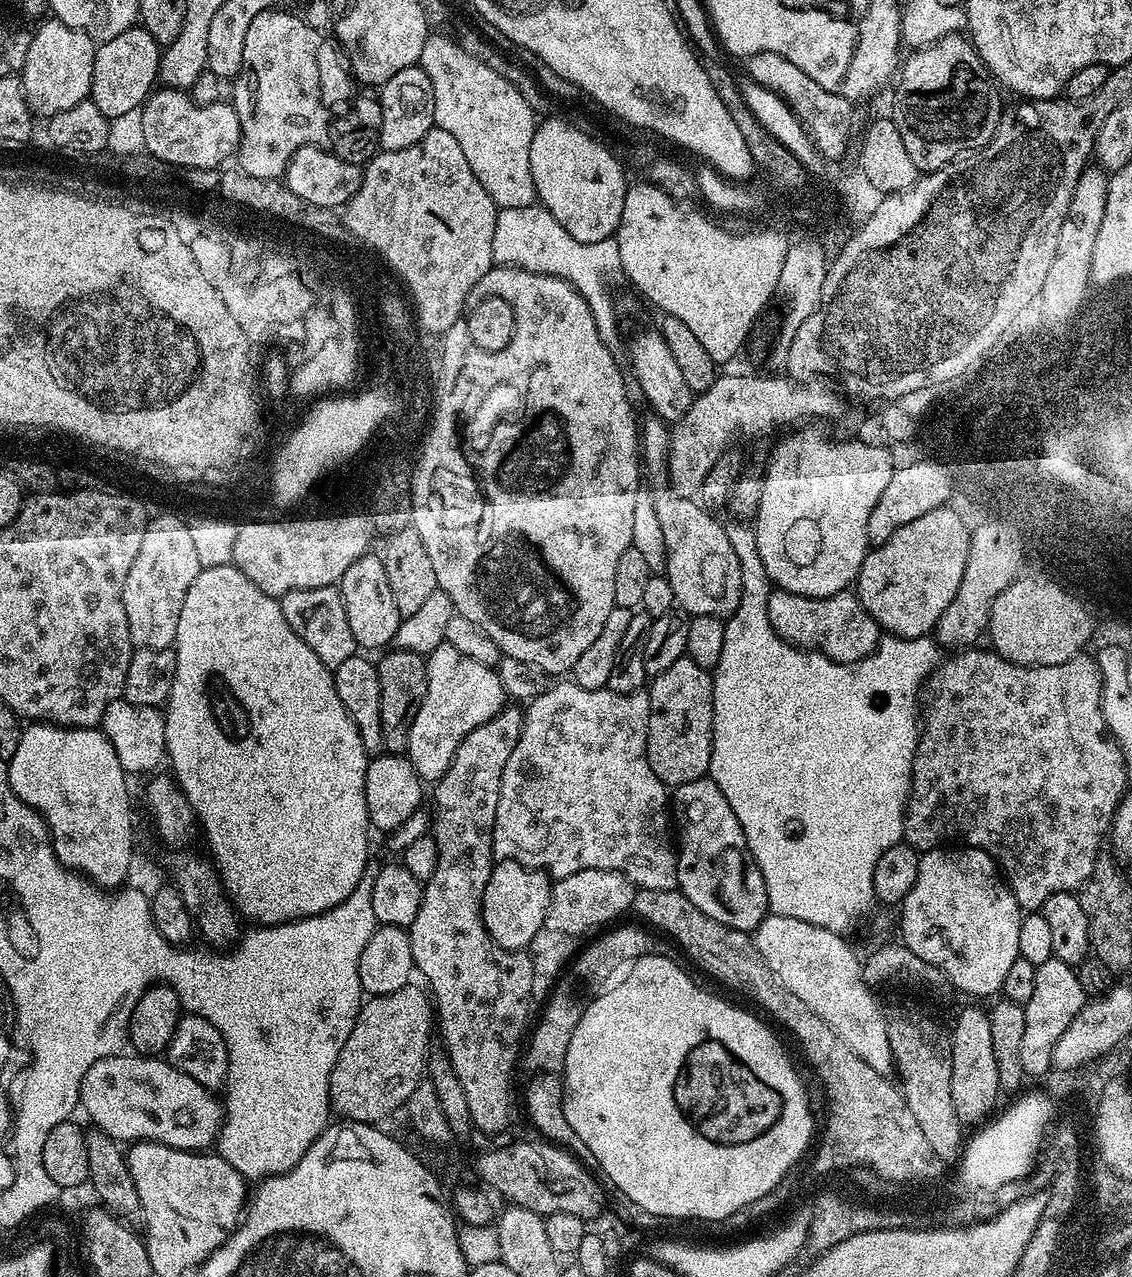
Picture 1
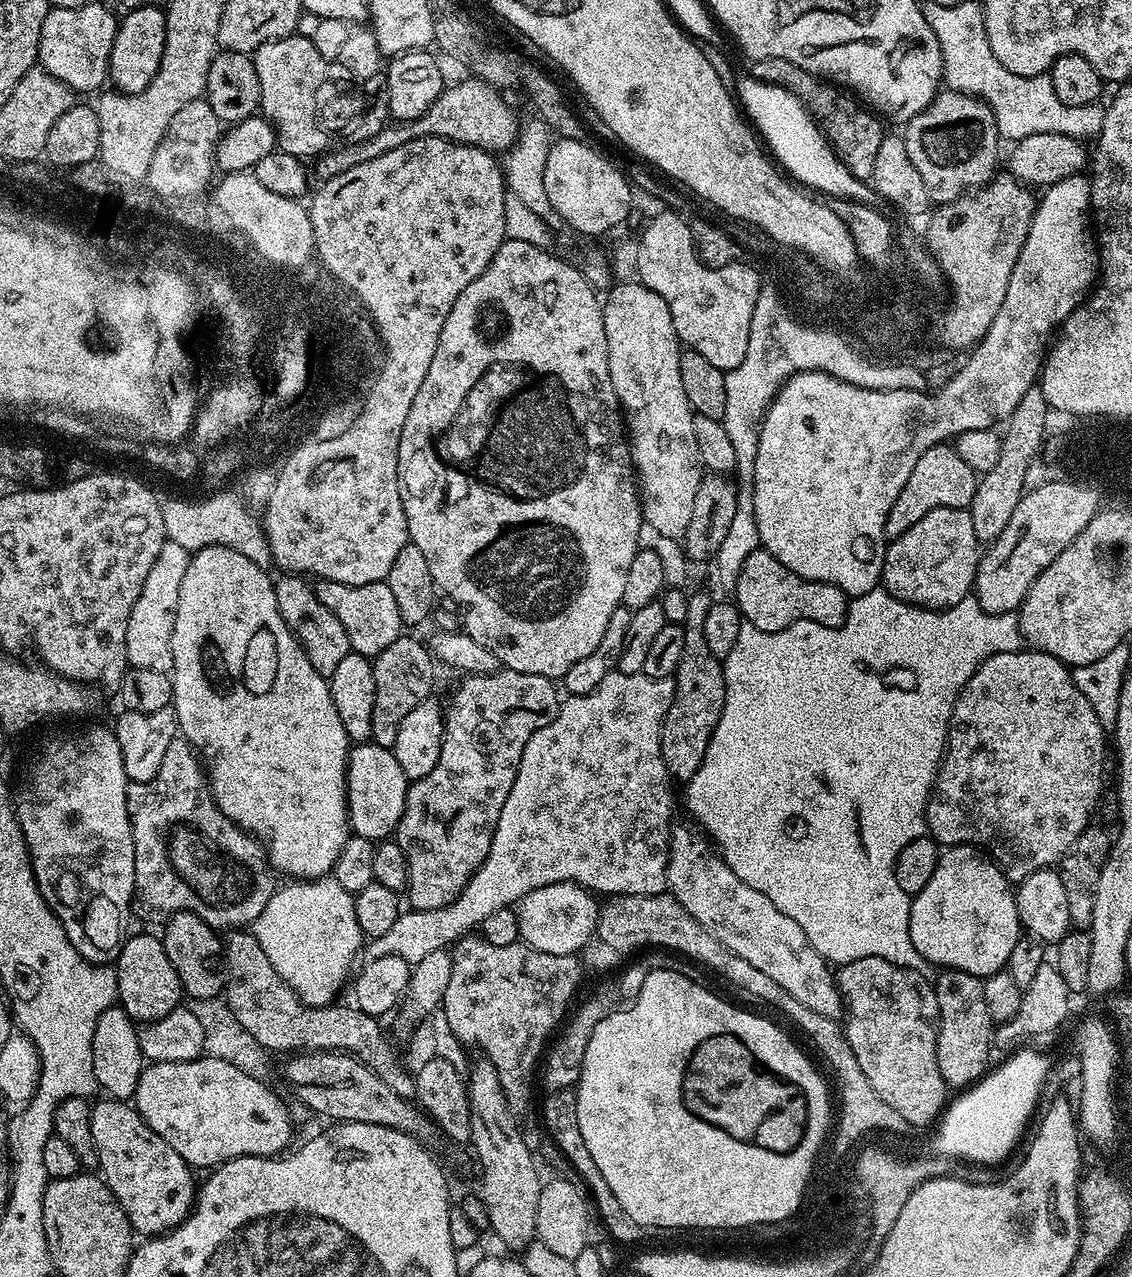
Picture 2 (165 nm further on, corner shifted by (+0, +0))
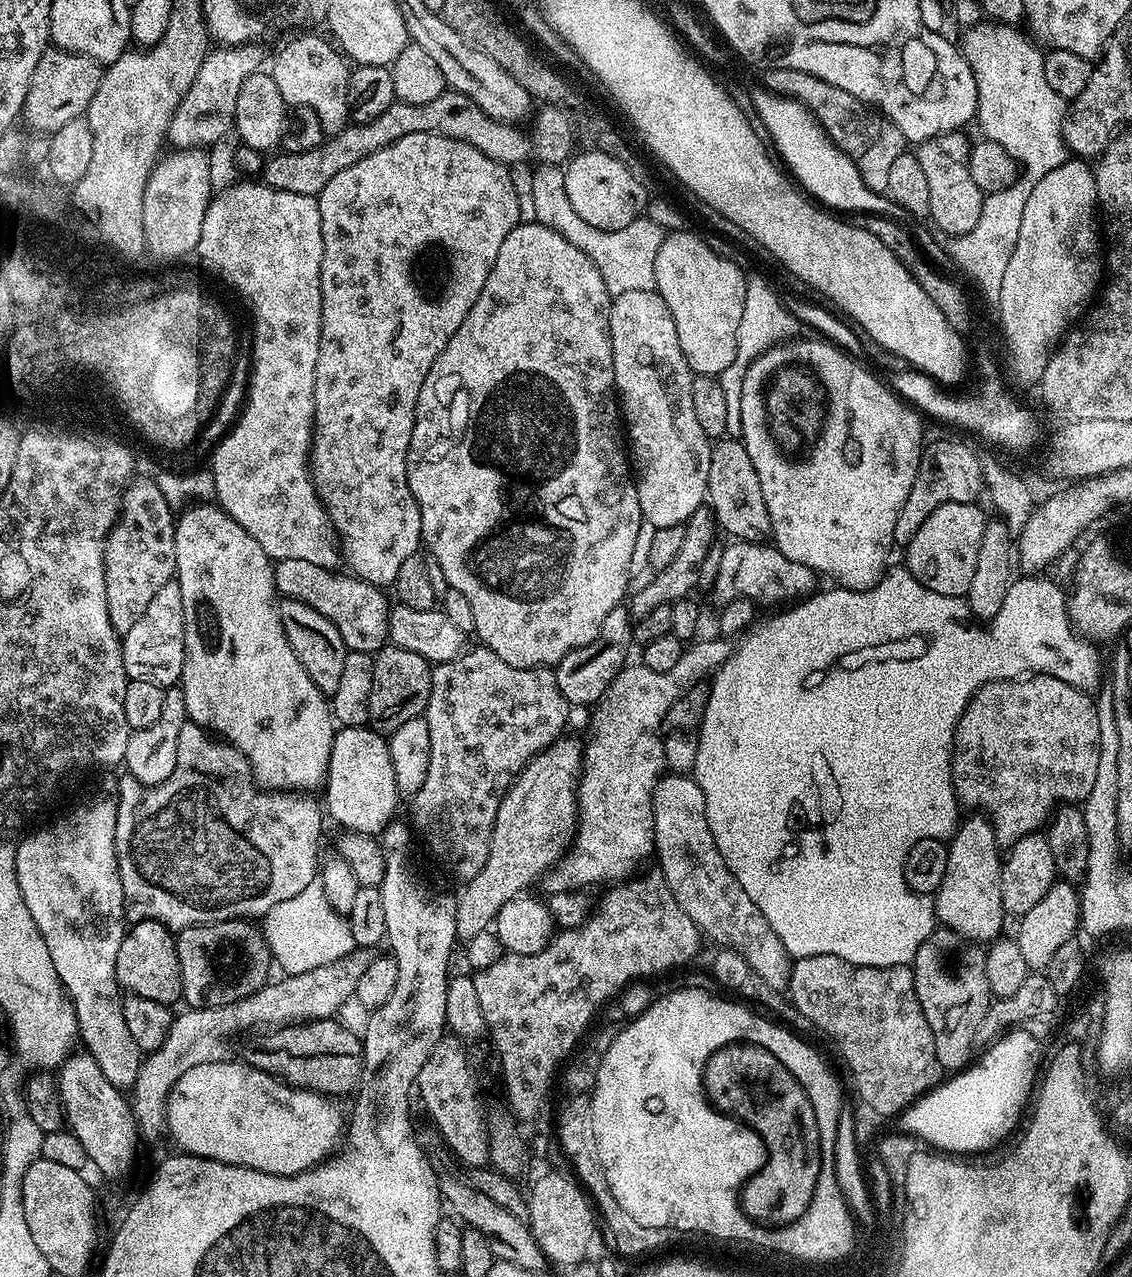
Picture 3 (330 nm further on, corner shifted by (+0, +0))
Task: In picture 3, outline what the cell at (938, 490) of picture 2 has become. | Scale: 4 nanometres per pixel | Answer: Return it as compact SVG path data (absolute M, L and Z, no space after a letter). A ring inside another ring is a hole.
M957 438L927 445L920 453L918 474L914 478L914 486L910 486L910 494L906 494L906 502L898 514L898 522L894 526L896 544L907 546L918 534L918 526L938 510L938 506L946 506L950 502L977 503L985 491L982 470L979 469L977 453L968 444Z

